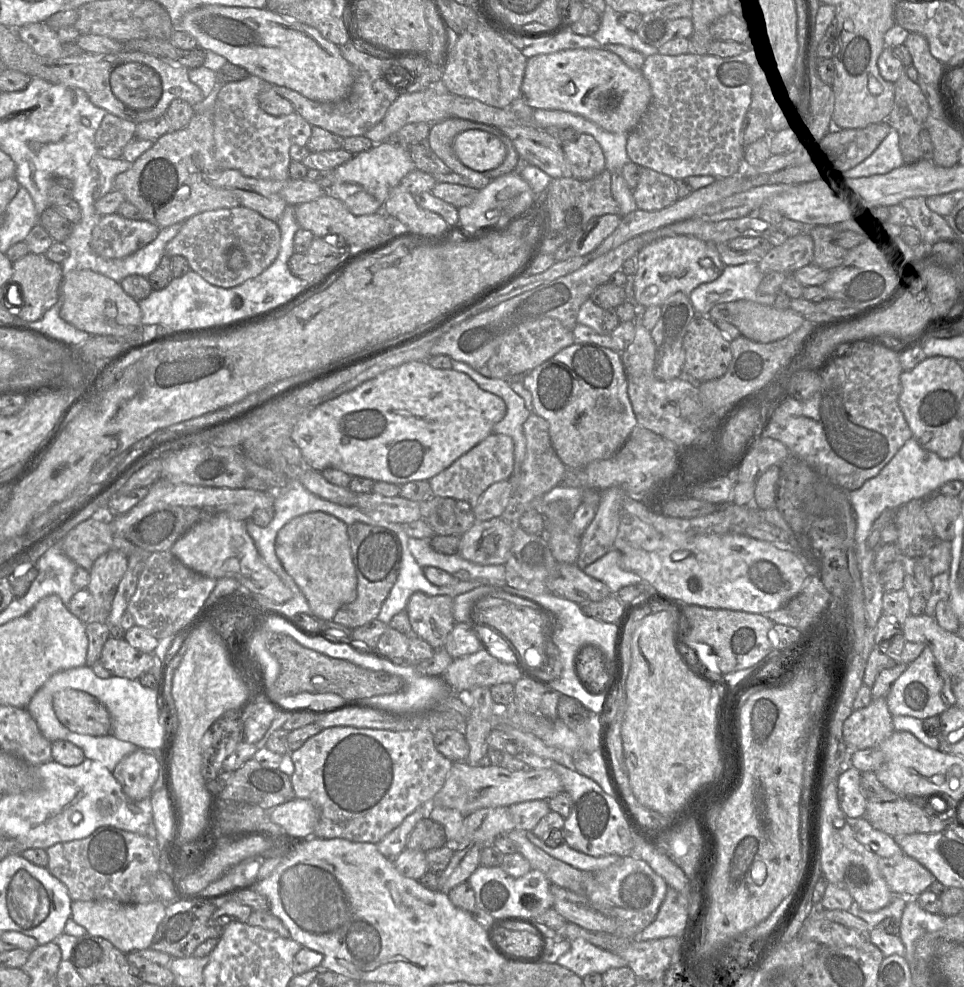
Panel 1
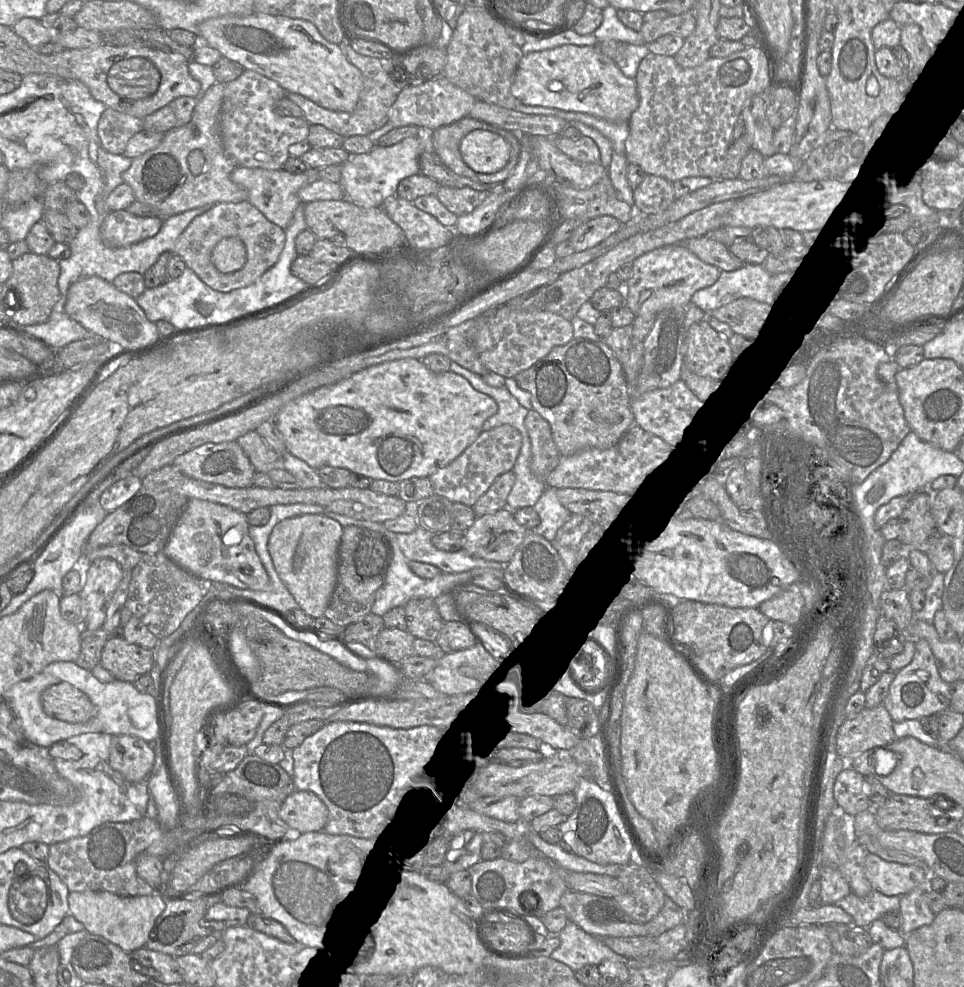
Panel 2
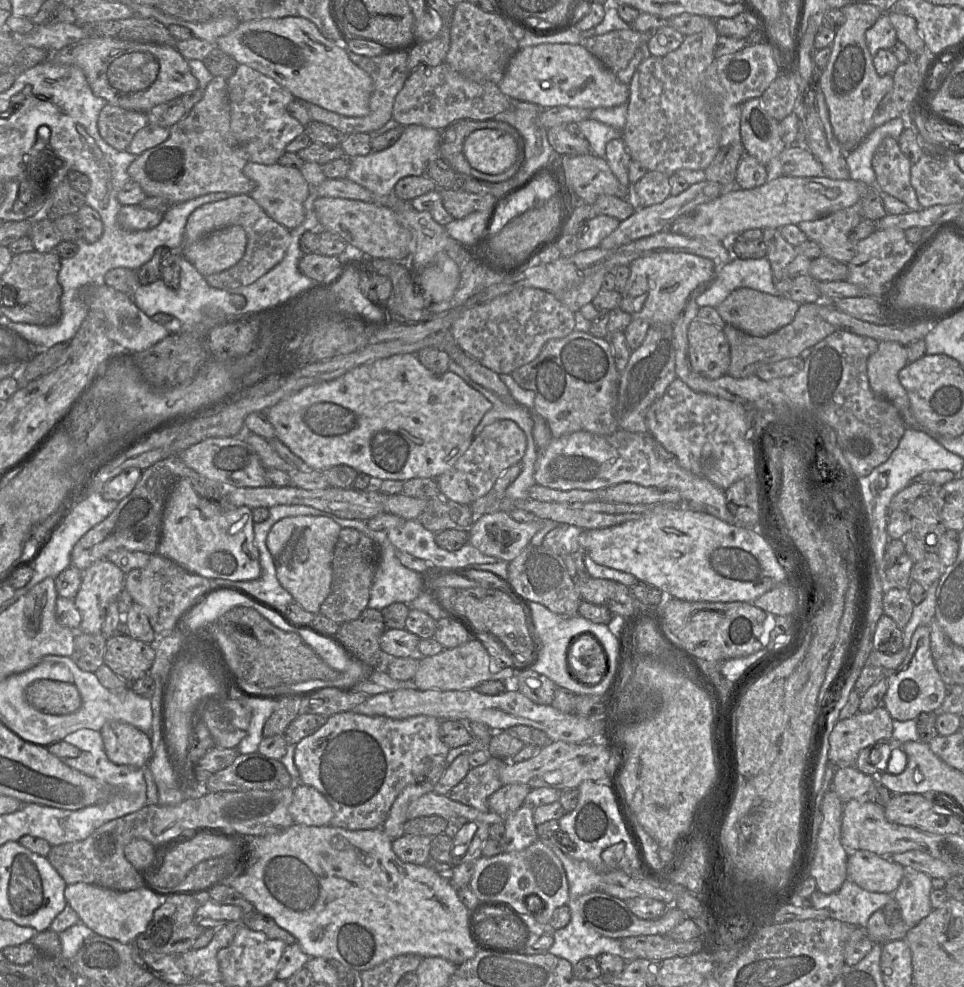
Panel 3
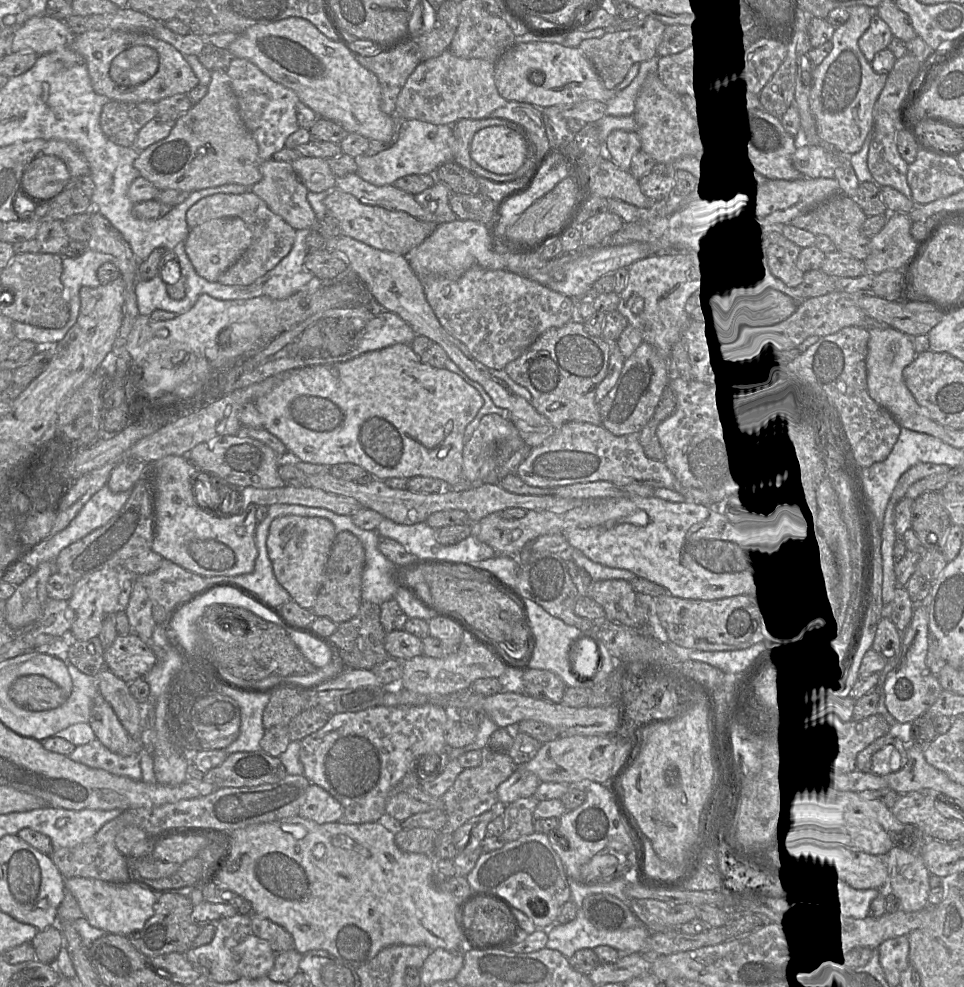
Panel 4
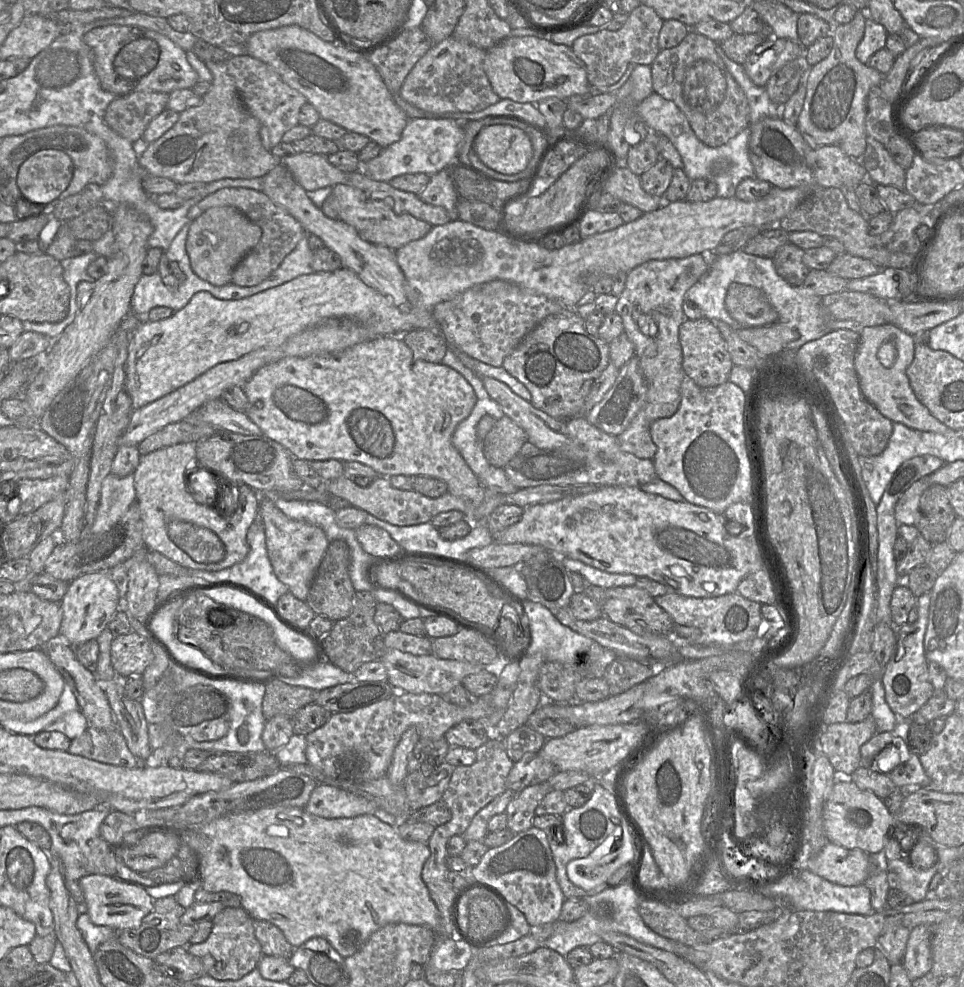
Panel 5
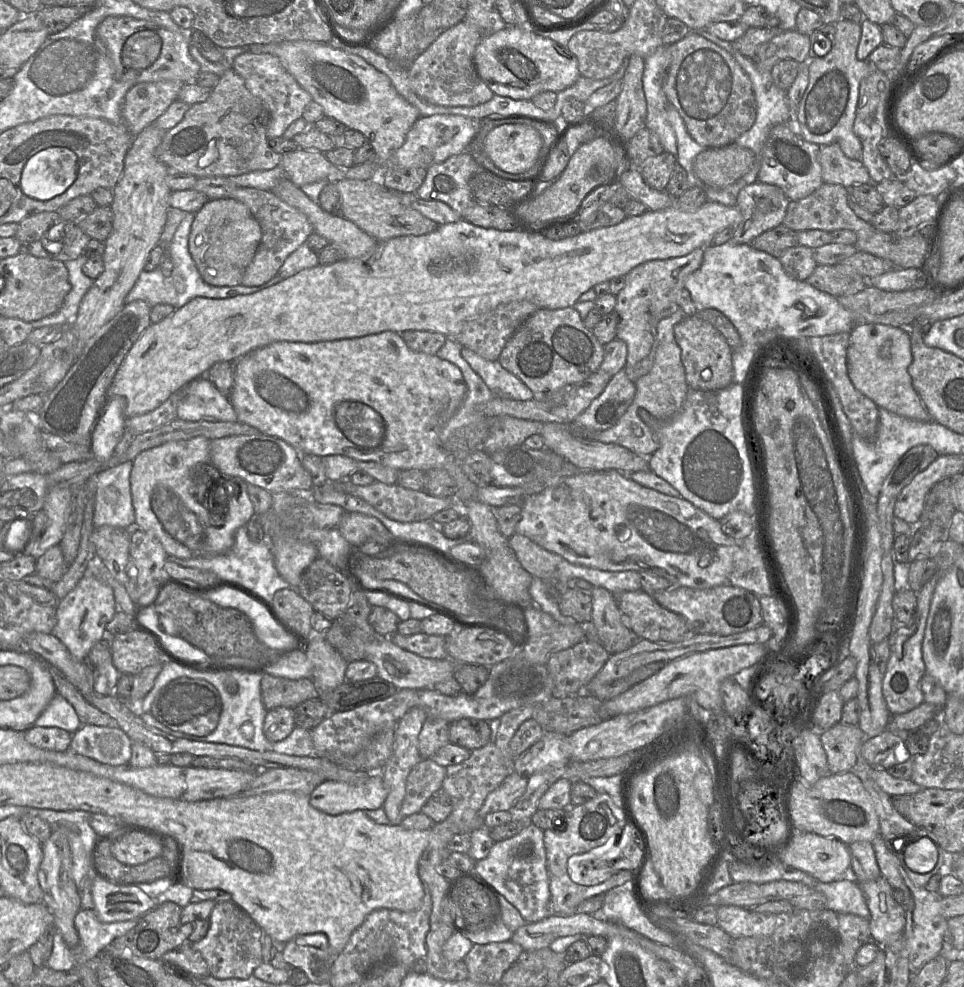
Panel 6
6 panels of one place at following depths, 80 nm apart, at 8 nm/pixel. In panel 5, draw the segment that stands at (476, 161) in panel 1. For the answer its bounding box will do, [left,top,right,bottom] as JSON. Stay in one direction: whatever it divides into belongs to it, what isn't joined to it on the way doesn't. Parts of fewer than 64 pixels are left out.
[474,124,533,175]

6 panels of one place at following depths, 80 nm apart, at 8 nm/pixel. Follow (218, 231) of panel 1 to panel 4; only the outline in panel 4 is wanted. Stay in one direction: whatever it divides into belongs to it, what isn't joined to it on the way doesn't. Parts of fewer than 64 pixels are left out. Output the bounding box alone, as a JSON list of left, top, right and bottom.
[186,192,296,286]

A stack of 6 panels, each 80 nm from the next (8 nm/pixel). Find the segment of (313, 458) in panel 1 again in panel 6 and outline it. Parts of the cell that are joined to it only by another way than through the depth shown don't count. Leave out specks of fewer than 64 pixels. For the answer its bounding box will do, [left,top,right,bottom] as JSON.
[229,331,534,607]

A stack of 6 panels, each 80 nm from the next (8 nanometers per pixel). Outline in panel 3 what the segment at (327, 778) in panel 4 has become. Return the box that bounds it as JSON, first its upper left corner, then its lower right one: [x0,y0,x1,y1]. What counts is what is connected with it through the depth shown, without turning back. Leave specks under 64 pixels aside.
[296,711,450,830]

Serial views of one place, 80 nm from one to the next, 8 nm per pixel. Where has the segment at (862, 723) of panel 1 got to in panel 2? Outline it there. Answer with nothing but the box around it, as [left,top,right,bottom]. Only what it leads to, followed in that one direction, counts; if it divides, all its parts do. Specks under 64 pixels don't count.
[836,704,895,762]

